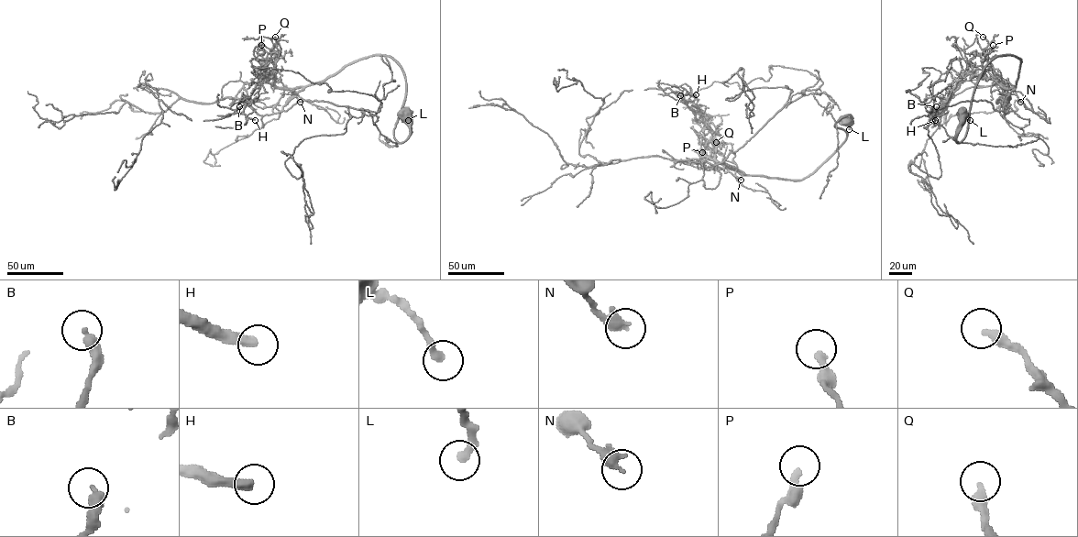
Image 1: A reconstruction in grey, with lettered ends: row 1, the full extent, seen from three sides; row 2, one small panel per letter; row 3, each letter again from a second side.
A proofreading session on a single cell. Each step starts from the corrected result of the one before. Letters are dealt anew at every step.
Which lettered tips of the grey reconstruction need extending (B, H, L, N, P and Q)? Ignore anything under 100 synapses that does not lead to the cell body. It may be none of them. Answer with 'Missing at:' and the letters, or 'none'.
Missing at: H

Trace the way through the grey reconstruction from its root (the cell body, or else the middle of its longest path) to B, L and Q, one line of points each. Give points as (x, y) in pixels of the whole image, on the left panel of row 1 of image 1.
B: (402, 109), (410, 136), (399, 142), (404, 74), (377, 55), (295, 88), (278, 88), (267, 74), (239, 106)
L: (402, 109), (408, 120)
Q: (402, 109), (410, 136), (399, 142), (405, 79), (386, 56), (278, 88), (275, 37)

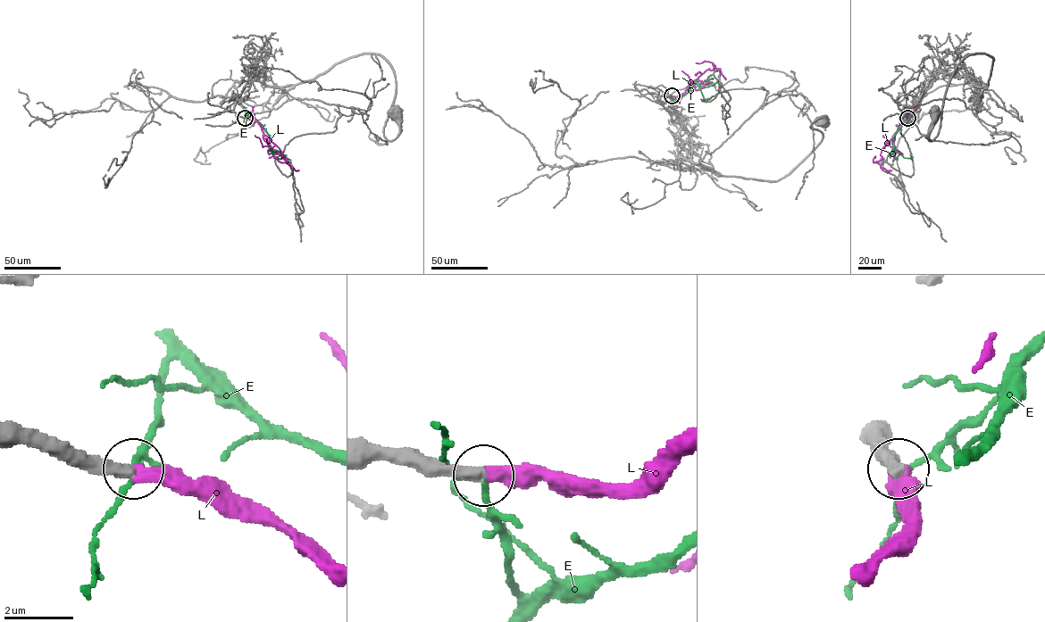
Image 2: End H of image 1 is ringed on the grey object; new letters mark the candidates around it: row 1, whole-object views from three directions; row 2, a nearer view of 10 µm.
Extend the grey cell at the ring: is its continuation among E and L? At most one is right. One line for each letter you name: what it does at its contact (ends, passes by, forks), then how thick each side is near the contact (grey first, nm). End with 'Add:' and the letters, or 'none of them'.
L: it ends there; 360 nm thick on the grey side, 400 nm on the other
Add: L

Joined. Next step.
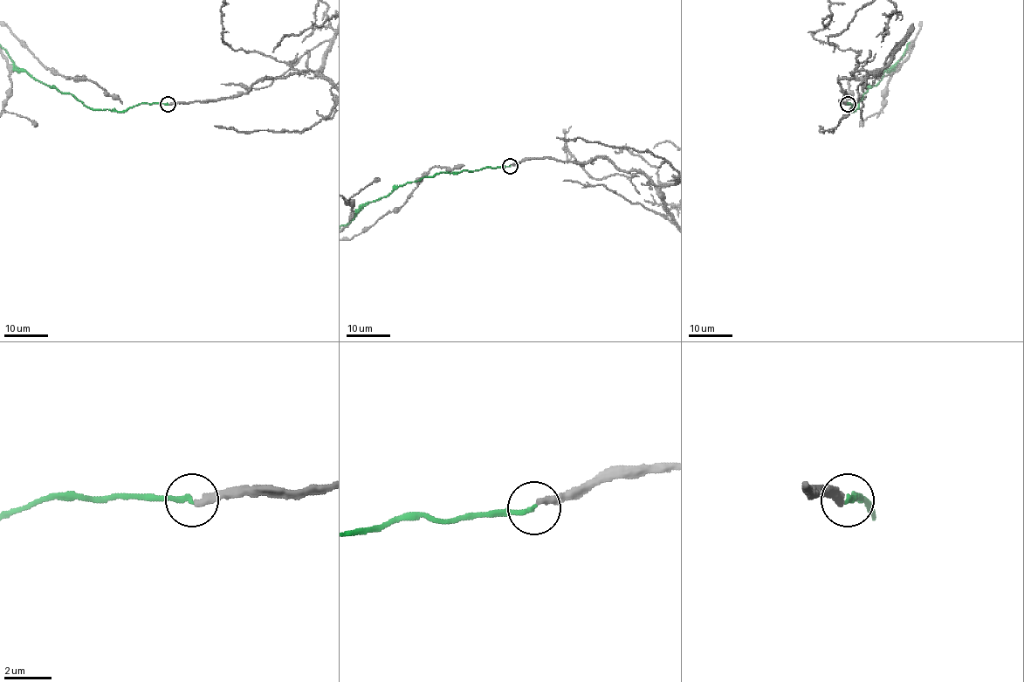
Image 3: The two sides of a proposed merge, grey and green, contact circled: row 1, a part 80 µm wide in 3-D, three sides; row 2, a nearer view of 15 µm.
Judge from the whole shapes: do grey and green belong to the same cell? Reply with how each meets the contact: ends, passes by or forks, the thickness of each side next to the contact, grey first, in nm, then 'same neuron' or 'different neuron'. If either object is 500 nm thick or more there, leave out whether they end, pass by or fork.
grey ends | green ends | 320/200 nm | different neuron

